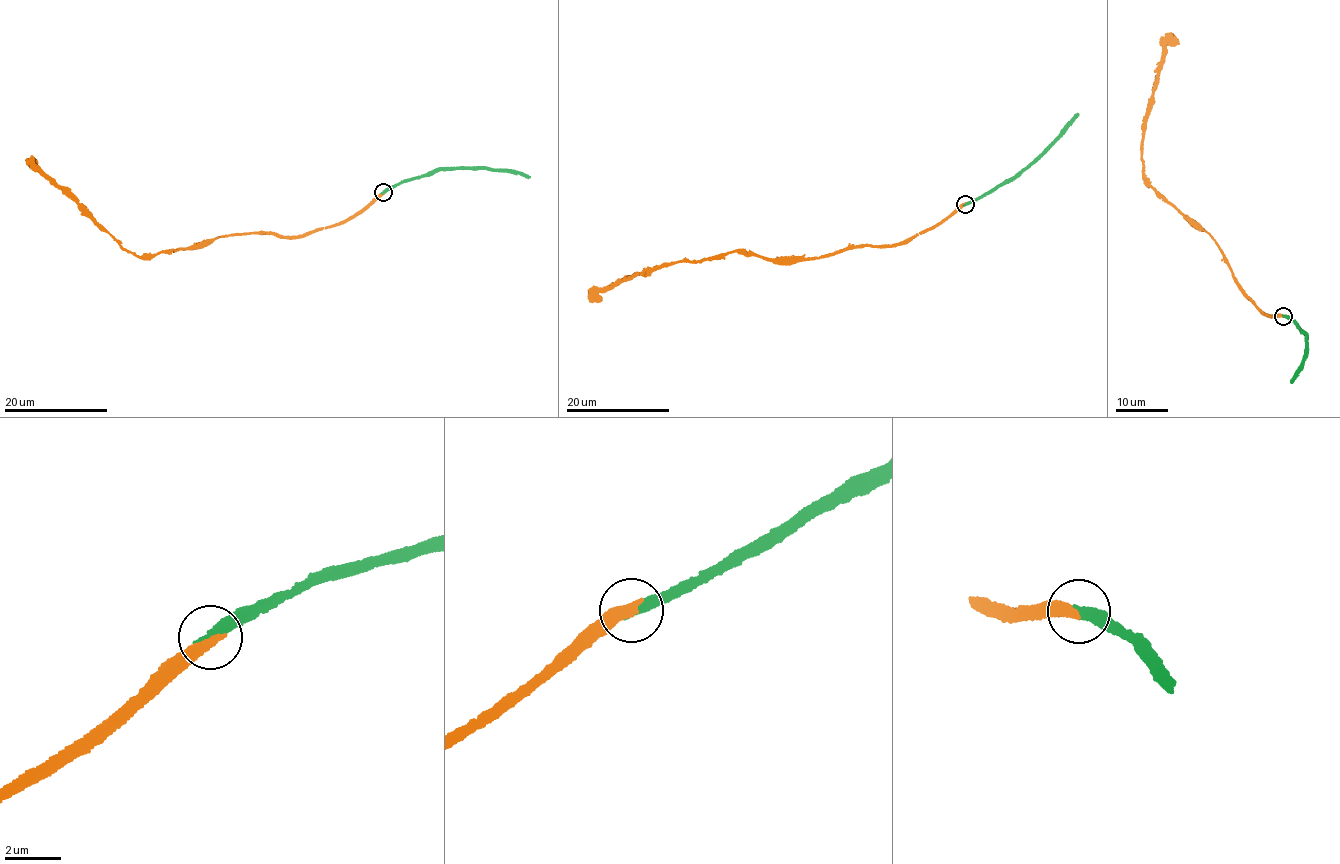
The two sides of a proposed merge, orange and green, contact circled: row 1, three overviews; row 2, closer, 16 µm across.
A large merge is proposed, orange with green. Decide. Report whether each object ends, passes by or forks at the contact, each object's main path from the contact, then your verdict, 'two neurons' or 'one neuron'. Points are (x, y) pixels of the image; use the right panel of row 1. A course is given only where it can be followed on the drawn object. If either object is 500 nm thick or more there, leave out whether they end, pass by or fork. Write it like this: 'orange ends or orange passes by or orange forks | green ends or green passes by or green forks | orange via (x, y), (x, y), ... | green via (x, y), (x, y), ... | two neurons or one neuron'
orange ends | green ends | orange via (1283, 315), (1262, 313), (1240, 290), (1226, 258), (1210, 235), (1143, 177), (1141, 148), (1145, 125), (1171, 32) | green via (1283, 315), (1308, 338), (1306, 355), (1291, 382) | one neuron

